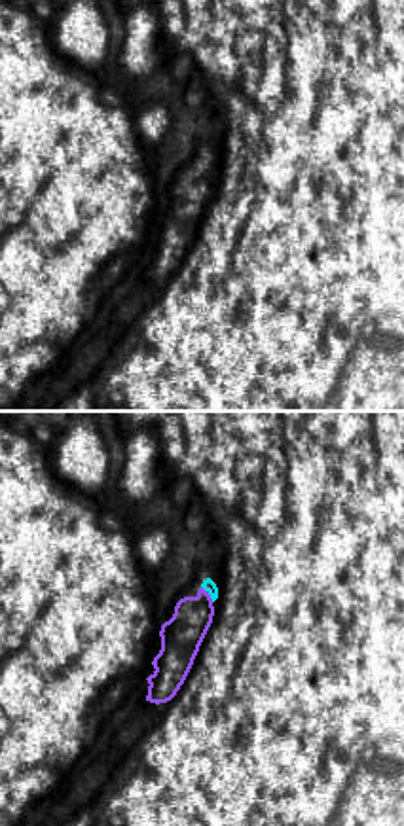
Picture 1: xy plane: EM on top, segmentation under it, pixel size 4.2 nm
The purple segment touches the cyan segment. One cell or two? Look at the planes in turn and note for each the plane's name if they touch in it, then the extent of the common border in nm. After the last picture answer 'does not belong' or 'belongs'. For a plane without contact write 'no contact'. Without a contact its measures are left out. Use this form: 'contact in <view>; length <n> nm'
contact in xy; length 90 nm

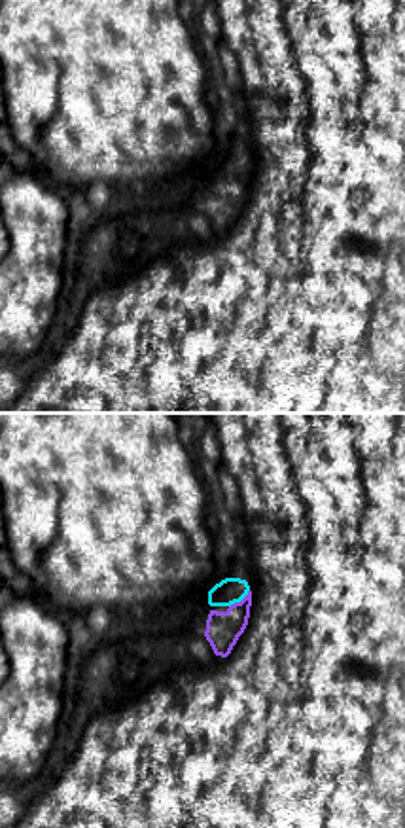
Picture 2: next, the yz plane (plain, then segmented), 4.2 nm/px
contact in yz; length 120 nm

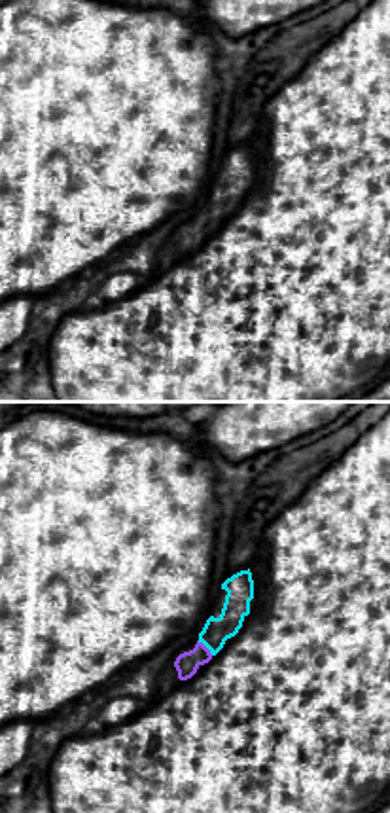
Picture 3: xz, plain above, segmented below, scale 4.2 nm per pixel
contact in xz; length 90 nm

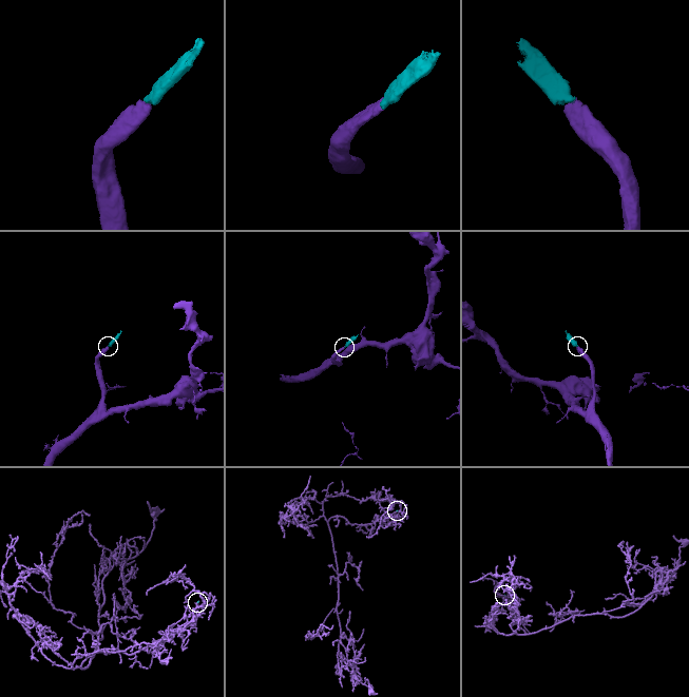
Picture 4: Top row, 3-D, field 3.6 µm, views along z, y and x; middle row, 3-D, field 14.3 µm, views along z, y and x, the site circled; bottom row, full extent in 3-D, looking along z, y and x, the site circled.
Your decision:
belongs

